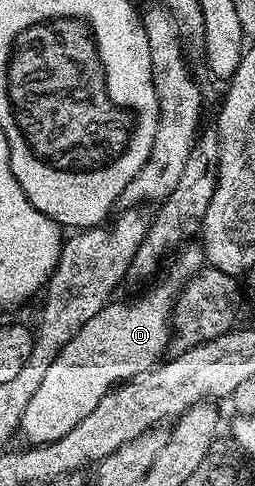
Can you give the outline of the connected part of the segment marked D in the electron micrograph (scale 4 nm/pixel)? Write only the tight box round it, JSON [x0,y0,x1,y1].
[20,241,206,445]

